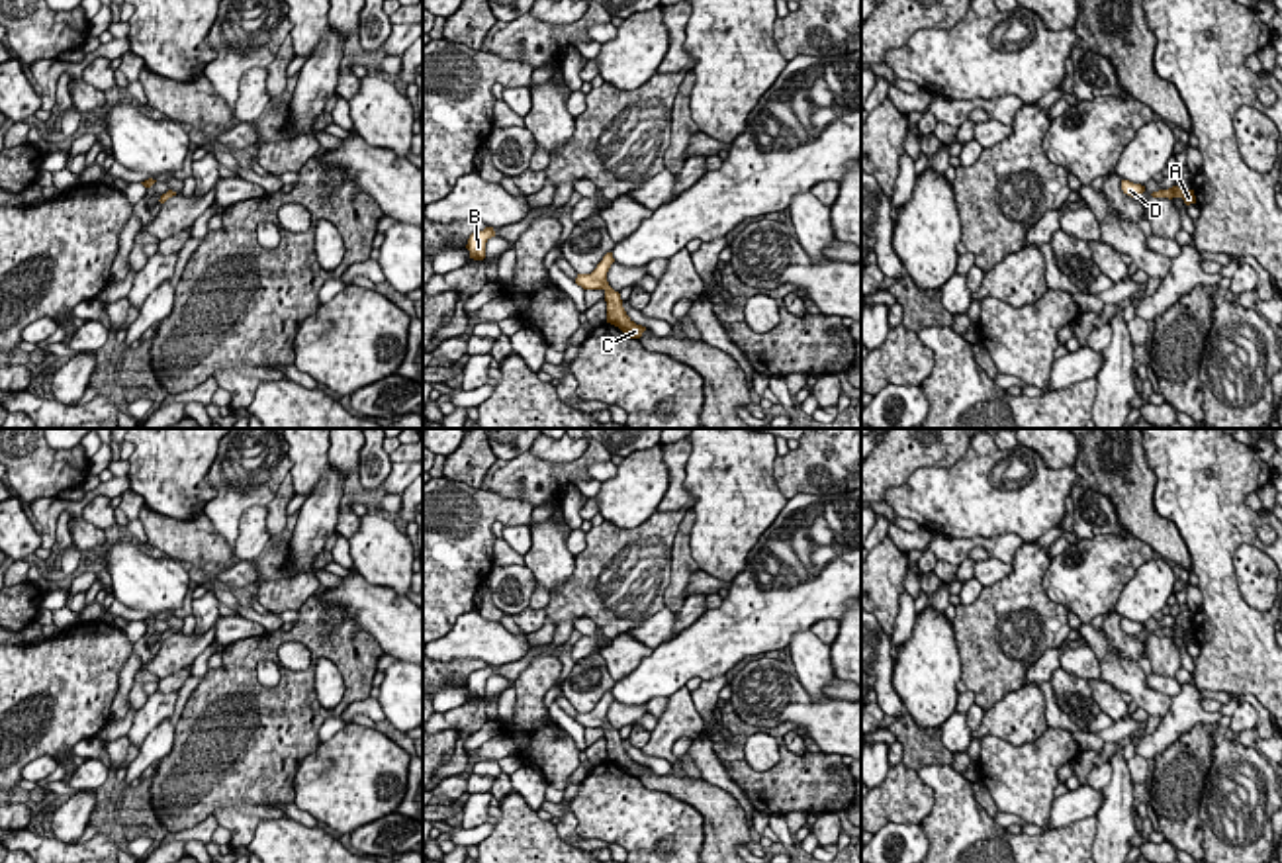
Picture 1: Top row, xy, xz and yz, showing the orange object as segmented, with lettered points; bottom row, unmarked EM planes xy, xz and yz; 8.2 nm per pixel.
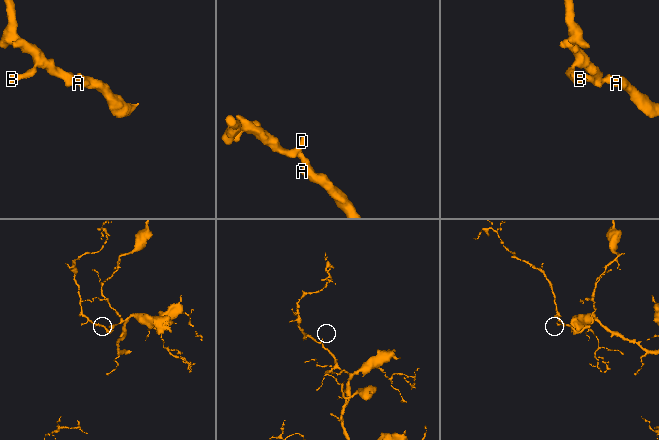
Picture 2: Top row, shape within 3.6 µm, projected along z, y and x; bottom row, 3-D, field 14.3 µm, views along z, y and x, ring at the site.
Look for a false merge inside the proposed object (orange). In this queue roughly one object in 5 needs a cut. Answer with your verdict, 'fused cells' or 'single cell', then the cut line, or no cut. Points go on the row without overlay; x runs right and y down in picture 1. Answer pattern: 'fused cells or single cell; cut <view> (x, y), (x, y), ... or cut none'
single cell; cut none

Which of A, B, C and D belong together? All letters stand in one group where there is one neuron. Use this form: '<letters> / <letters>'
A B C D

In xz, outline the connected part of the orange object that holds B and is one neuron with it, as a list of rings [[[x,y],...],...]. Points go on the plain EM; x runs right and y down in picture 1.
[[[485,665],[483,669],[472,671],[466,687],[470,689],[470,697],[483,699],[485,697],[485,681],[495,675],[493,665]]]

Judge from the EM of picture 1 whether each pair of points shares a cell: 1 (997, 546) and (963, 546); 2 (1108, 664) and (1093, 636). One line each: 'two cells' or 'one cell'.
1: one cell
2: one cell

